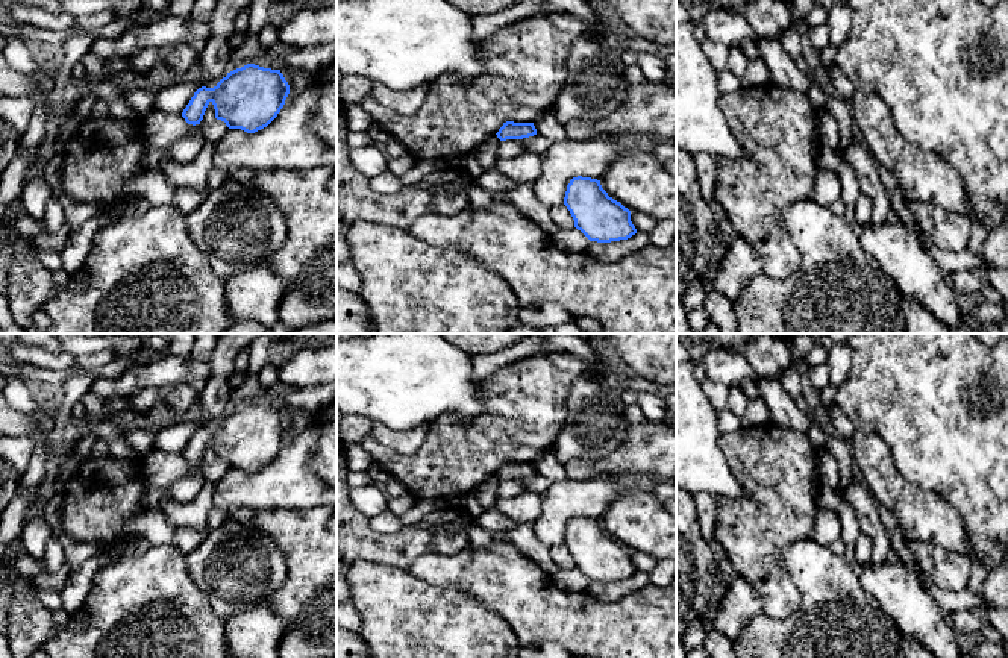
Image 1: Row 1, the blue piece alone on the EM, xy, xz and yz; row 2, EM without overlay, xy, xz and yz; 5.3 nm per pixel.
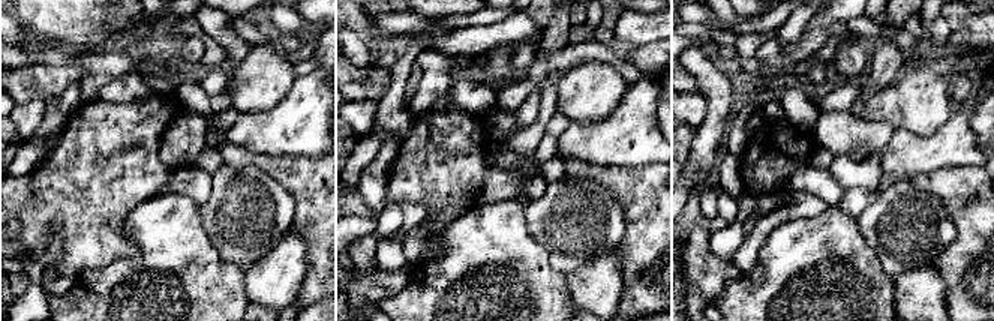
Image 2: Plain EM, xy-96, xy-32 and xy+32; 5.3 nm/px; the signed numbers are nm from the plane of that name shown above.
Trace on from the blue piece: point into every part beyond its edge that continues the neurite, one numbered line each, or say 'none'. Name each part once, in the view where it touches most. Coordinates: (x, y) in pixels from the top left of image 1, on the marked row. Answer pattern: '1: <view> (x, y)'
none

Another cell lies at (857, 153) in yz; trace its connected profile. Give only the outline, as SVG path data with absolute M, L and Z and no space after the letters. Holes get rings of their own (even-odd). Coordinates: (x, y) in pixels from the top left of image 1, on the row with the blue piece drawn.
M855 132L855 141L846 147L843 155L856 173L861 193L873 199L870 224L878 226L887 223L890 199L879 180L876 161L873 159L867 146L862 143L858 132Z

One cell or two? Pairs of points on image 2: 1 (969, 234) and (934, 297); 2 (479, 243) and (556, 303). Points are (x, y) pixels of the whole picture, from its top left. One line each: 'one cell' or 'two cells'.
1: two cells
2: one cell

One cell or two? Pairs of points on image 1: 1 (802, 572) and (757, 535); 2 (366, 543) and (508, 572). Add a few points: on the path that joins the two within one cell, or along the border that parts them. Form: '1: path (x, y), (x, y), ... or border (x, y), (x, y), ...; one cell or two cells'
1: border (811, 537), (784, 551), (782, 564), (796, 590); two cells
2: border (458, 554), (422, 554), (406, 567); two cells

